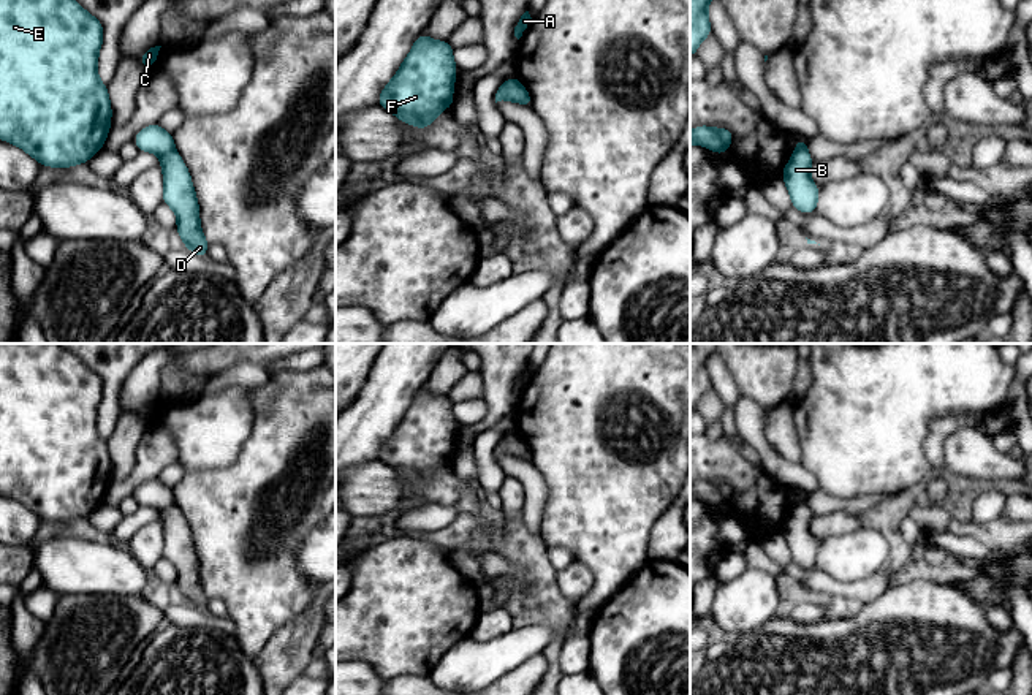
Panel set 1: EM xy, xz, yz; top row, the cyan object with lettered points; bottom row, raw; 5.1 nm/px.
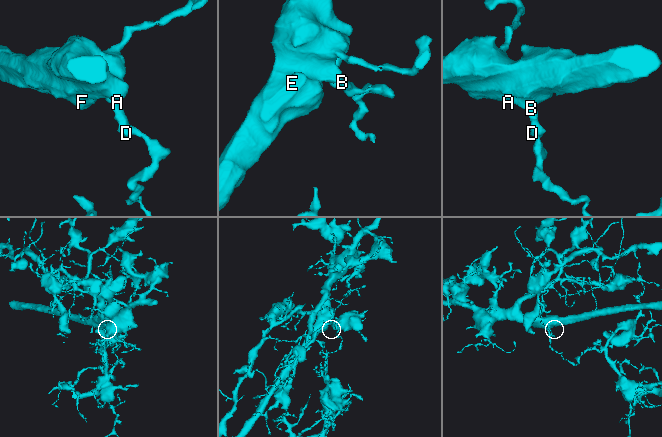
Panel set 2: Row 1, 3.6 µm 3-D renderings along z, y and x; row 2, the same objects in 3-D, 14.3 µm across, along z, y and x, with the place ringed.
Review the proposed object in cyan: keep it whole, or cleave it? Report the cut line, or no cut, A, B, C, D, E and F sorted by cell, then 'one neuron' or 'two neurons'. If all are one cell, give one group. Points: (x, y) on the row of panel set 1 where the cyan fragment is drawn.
xy (174, 149), (160, 157) | A C E F / B D | two neurons

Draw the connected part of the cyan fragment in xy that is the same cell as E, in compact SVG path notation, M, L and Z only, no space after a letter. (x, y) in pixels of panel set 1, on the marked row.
M0 0L0 139L21 147L44 166L68 168L89 161L103 147L112 116L108 87L97 73L101 44L103 24L76 0Z

